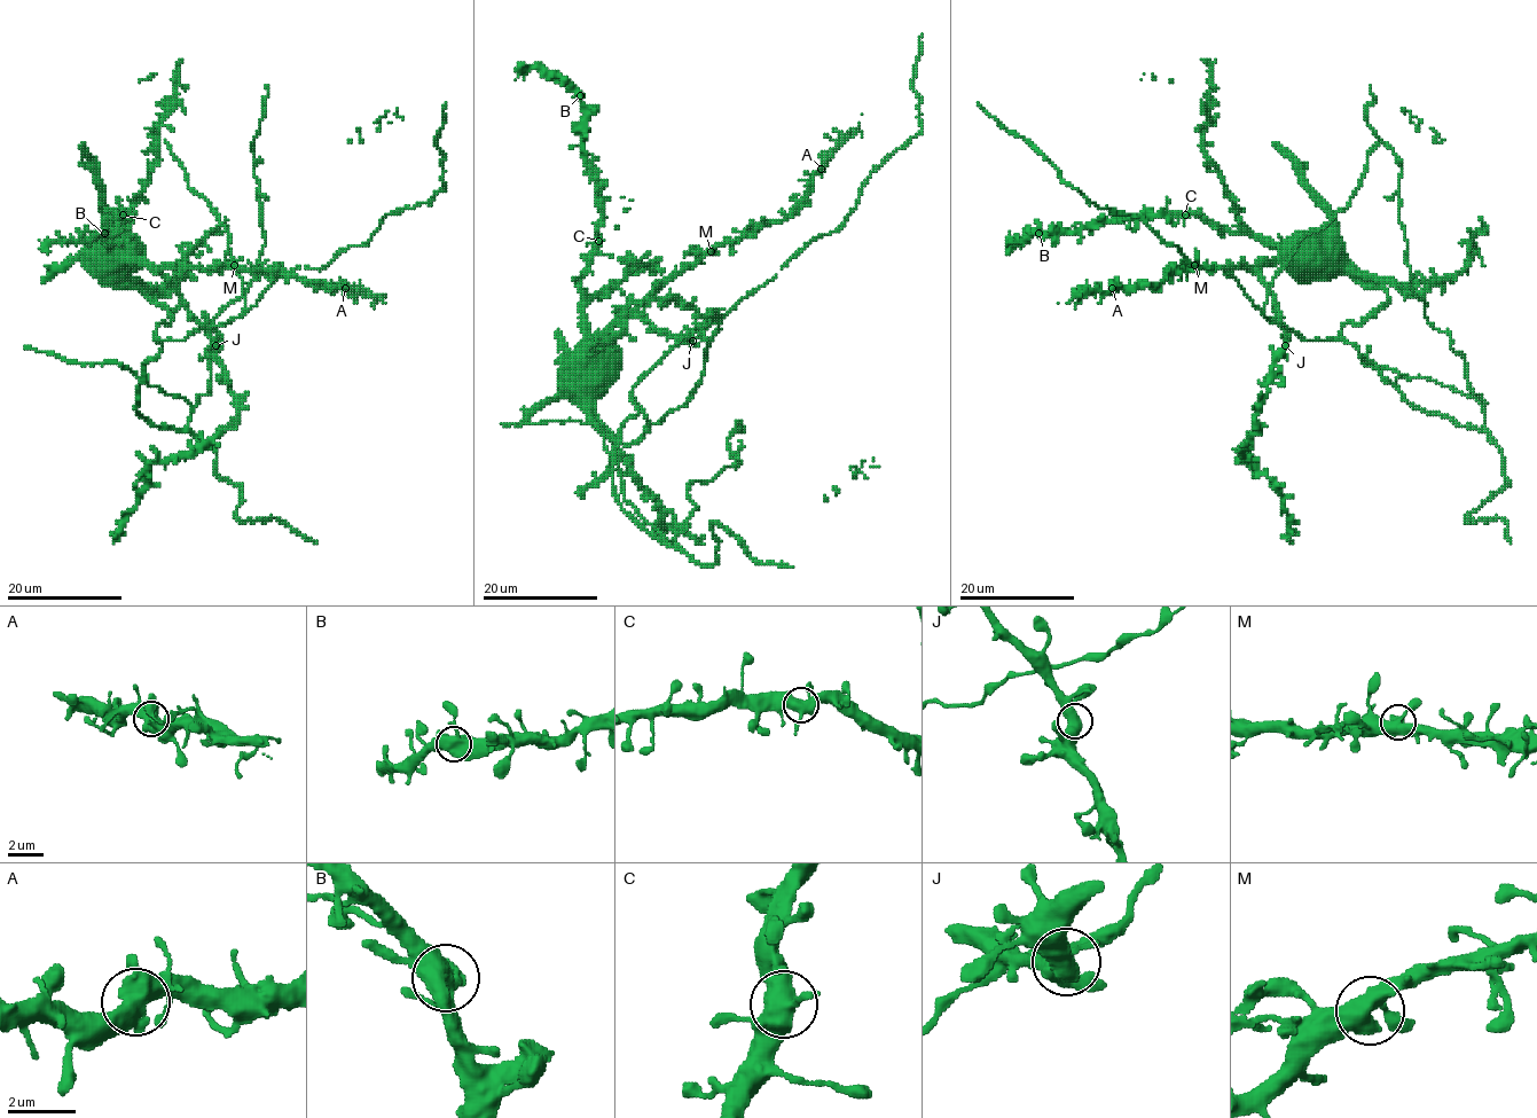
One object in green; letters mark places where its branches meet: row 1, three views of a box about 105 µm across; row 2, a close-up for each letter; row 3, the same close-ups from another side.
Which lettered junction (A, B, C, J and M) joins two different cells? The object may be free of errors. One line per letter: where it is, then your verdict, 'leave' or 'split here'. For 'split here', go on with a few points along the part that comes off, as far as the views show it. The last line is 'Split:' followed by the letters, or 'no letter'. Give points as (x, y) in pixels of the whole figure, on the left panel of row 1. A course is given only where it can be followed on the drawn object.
A: place (345, 288); leave
B: place (104, 233); leave
C: place (123, 214); leave
J: place (216, 345); leave
M: place (234, 265); leave
Split: no letter

